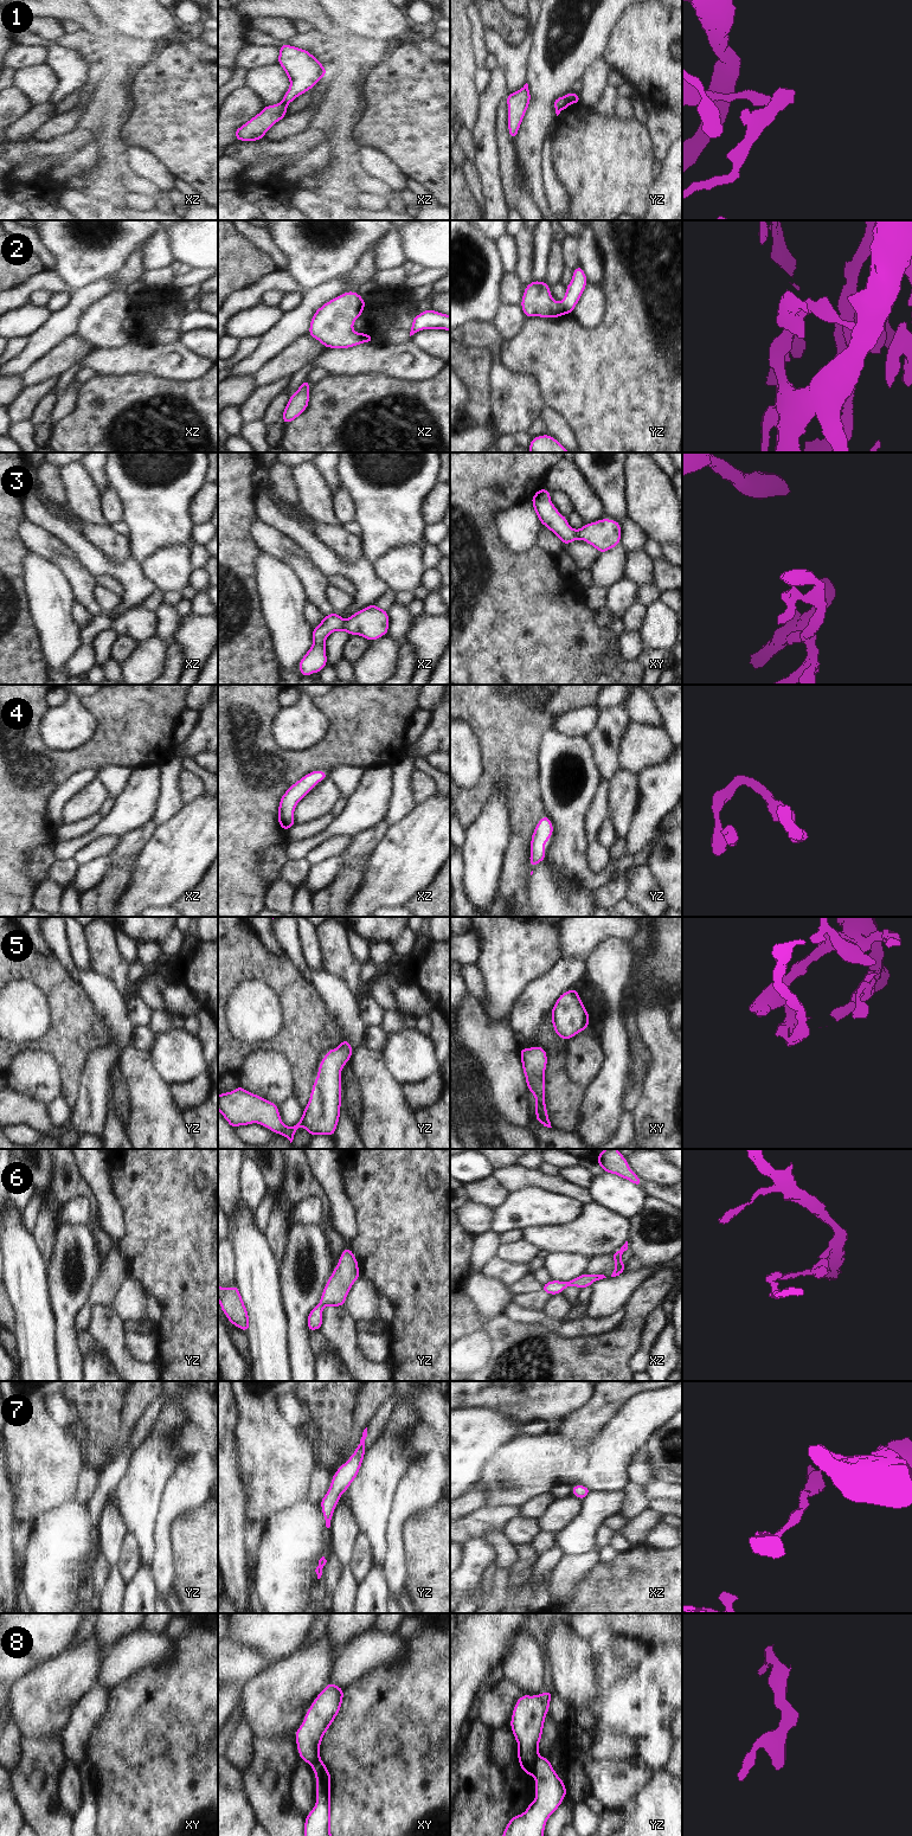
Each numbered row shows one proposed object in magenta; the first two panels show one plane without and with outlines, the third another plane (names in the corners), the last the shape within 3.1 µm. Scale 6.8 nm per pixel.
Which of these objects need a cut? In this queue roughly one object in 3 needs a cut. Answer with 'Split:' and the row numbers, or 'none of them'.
Split: 1, 8

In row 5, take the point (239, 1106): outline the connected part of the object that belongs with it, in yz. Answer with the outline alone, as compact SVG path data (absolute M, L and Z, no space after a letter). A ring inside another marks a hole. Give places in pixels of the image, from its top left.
M347 1039L339 1047L327 1051L321 1060L317 1078L313 1083L308 1105L296 1125L283 1124L278 1105L238 1086L231 1092L218 1094L218 1110L235 1129L239 1125L258 1123L266 1129L287 1137L290 1143L300 1126L310 1136L333 1136L340 1119L341 1071L353 1054Z

